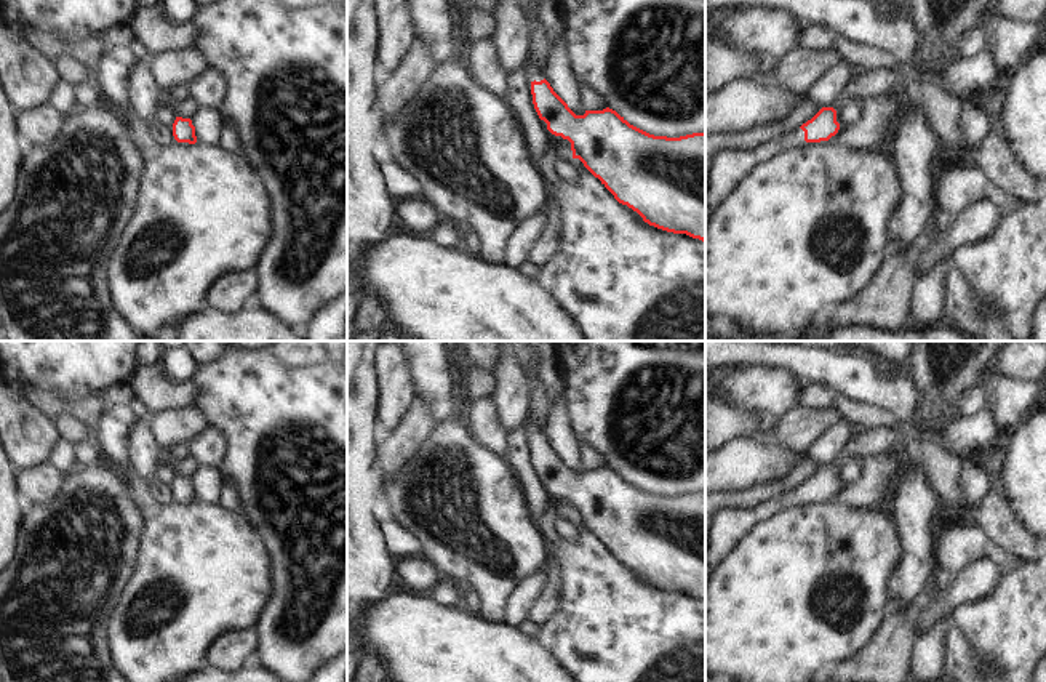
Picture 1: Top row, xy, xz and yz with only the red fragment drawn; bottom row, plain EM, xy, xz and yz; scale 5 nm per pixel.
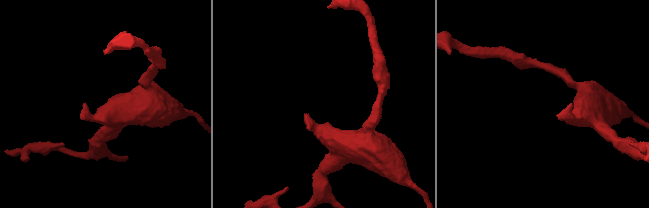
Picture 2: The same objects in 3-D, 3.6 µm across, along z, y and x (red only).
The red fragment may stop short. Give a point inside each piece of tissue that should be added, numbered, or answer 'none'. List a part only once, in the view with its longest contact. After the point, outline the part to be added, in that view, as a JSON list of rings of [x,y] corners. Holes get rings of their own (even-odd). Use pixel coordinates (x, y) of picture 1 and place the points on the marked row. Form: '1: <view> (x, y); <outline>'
1: yz (730, 167); [[[798,128],[749,152],[739,150],[720,152],[712,163],[710,173],[710,184],[707,195],[710,215],[717,210],[720,202],[758,165],[769,162],[771,158],[781,155],[782,152],[788,152],[801,146],[828,146],[833,142],[835,136],[832,136],[828,141],[806,142],[804,131]]]

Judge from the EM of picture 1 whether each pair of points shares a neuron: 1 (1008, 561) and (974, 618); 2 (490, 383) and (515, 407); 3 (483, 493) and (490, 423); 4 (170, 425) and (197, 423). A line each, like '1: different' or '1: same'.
1: different
2: different
3: different
4: same

